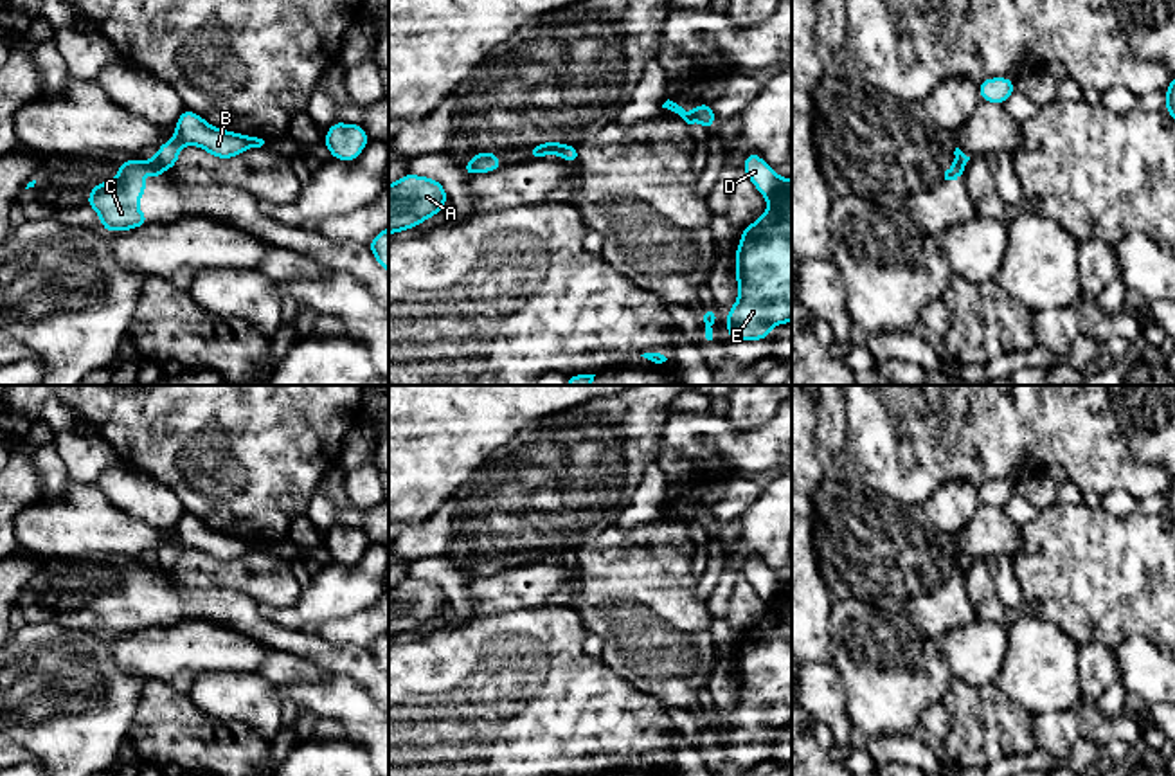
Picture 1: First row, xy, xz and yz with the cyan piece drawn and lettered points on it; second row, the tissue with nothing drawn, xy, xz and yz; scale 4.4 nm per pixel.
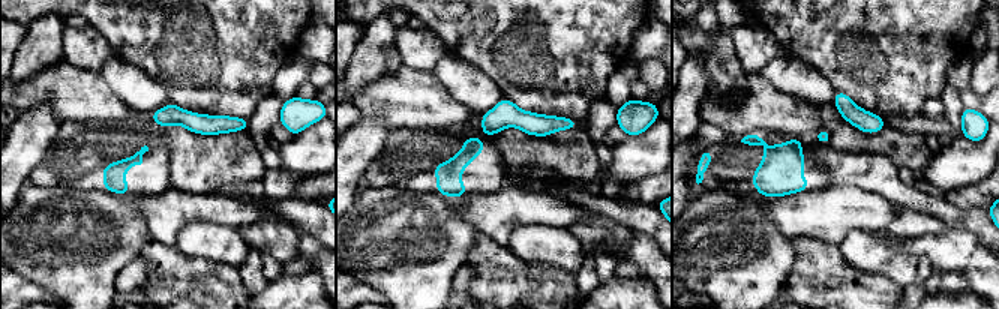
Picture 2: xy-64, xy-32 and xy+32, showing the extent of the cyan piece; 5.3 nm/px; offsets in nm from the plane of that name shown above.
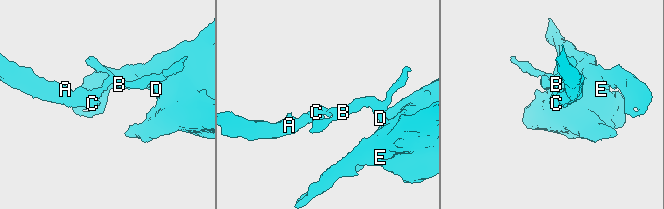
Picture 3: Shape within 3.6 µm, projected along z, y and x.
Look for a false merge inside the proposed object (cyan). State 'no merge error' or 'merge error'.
merge error

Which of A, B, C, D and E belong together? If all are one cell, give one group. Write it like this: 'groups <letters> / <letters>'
groups A C / B D E

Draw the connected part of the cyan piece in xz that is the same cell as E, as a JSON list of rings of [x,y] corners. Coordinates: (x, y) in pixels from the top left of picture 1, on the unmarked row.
[[[750,555],[741,574],[749,580],[761,600],[768,603],[768,612],[741,634],[736,663],[736,688],[740,699],[727,715],[729,744],[767,744],[776,727],[792,726],[792,582],[781,582],[756,555]]]

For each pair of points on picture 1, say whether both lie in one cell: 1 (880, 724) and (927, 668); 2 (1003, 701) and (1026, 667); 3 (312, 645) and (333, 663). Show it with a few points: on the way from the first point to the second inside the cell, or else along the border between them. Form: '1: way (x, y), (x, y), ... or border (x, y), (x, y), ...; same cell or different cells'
1: way (886, 710), (913, 683); same cell
2: border (995, 683), (1031, 715); different cells
3: way (317, 650), (328, 659); same cell

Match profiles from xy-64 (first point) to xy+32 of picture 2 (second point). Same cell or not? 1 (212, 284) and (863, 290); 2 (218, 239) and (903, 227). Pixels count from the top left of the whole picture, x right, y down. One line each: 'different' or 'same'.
1: same
2: different

